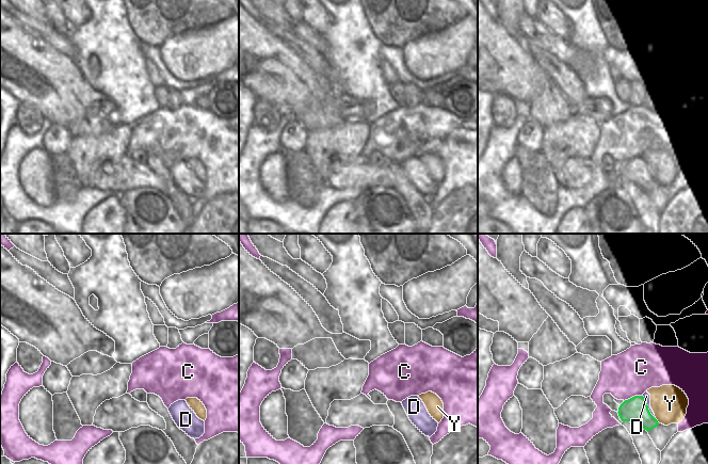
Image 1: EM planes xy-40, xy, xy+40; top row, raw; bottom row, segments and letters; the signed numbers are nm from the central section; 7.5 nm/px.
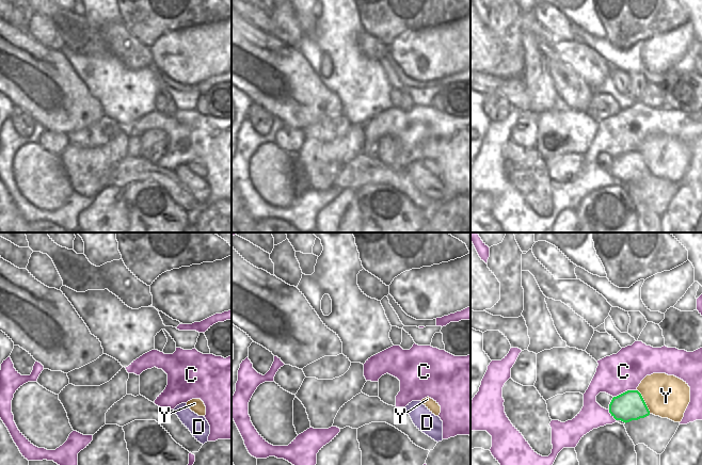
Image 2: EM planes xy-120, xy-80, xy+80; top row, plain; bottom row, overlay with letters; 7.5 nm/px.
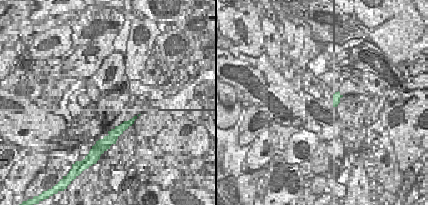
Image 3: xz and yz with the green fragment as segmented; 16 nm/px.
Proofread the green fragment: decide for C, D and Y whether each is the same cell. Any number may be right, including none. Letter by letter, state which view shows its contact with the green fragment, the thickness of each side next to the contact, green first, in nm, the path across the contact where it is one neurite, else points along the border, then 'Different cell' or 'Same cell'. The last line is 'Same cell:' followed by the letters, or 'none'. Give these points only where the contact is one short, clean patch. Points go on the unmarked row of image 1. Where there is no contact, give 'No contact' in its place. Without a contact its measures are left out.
C: Touches green in xy+40. Thickness 190 nm (green) against 340 nm. Different cell
D: Touches green in xy+40. Thickness 190 nm (green) against 50 nm. Path across: xy+40 (634, 171), (640, 168), (647, 168), (646, 157). Same cell
Y: Touches green in xy+40. Thickness 190 nm (green) against 280 nm. Boundary: xy+40 (655, 179), (659, 184). Different cell
Same cell: D

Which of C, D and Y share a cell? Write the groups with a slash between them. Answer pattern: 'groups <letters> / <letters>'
groups C / D / Y

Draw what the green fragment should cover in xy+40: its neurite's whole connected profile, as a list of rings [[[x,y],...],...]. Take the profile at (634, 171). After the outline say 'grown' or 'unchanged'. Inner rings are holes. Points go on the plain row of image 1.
[[[647,153],[625,161],[617,174],[622,182],[637,185],[647,193],[659,186],[650,169],[650,156]]]; grown

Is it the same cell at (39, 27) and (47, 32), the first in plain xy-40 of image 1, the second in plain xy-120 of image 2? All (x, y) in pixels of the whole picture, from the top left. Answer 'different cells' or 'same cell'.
different cells

